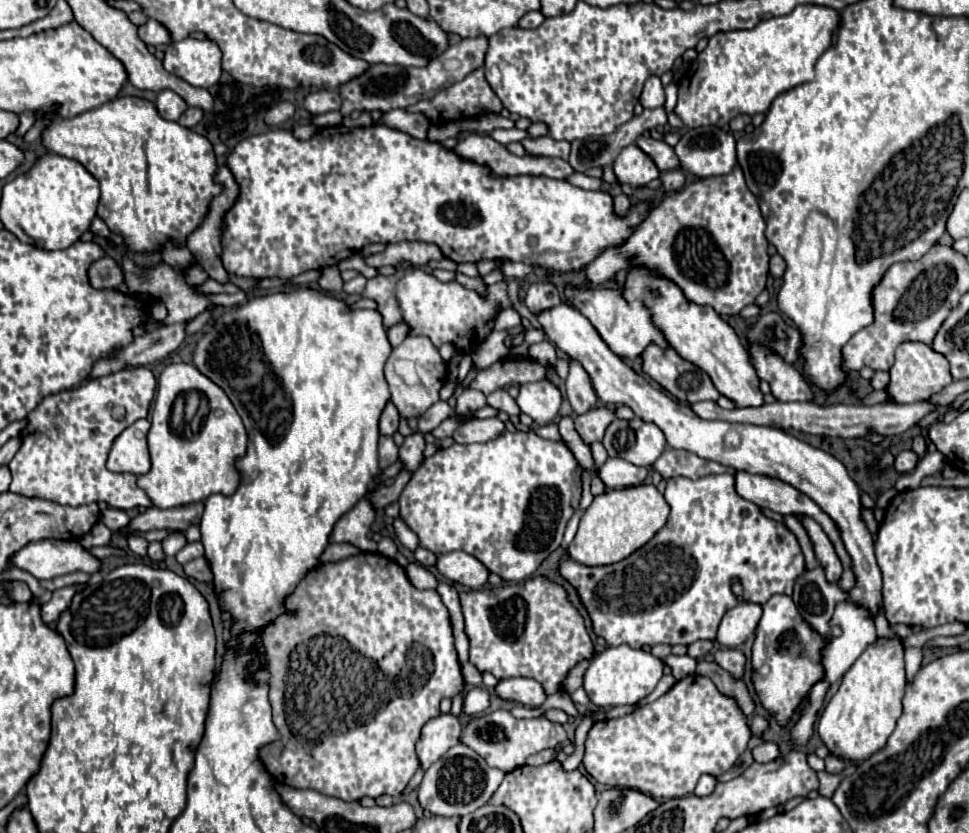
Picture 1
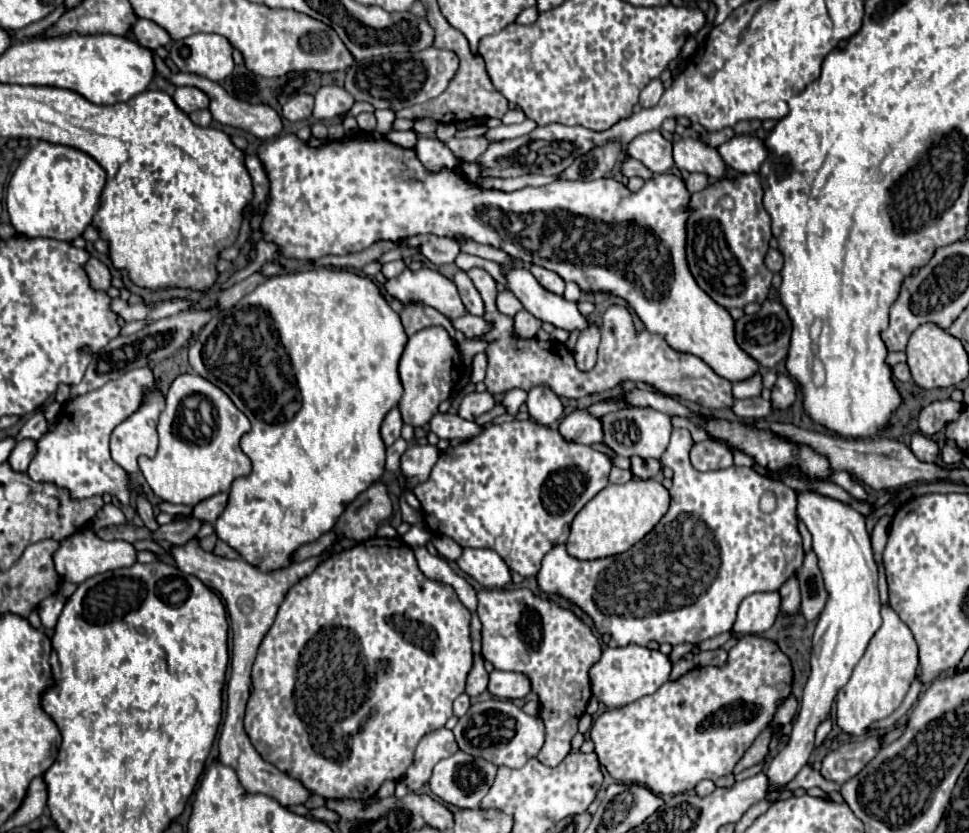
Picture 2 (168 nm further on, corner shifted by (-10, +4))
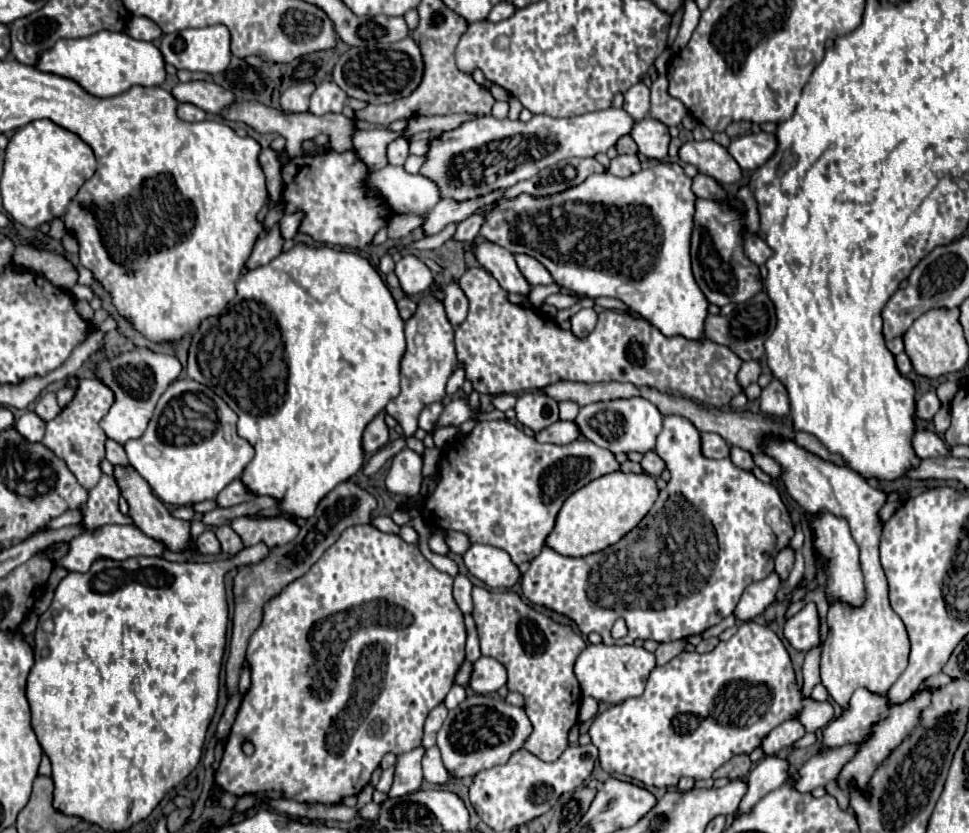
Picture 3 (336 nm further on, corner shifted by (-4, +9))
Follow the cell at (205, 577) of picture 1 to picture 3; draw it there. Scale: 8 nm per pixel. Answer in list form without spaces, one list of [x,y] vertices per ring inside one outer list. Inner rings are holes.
[[[219,526],[219,528],[215,528],[215,536],[221,542],[223,554],[231,554],[233,556],[233,554],[237,554],[243,548],[241,538],[231,530],[231,526]]]

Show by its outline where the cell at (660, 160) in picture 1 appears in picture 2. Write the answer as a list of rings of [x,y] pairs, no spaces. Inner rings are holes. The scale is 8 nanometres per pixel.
[[[687,137],[673,143],[673,159],[681,171],[699,171],[713,179],[723,179],[727,173],[727,165],[723,163],[719,151],[715,147],[709,147],[701,139]]]

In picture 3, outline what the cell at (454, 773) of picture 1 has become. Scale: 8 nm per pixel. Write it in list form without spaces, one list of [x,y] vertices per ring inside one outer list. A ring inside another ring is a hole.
[[[437,746],[429,748],[423,756],[423,776],[431,784],[447,784],[447,782],[455,780],[455,776],[443,766]]]

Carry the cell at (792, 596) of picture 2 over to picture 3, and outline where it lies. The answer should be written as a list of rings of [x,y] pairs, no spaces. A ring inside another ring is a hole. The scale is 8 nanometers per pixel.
[[[785,548],[785,550],[781,550],[781,552],[777,554],[777,558],[775,558],[775,572],[779,574],[781,582],[787,580],[791,568],[793,568],[793,550],[791,550],[791,548]]]

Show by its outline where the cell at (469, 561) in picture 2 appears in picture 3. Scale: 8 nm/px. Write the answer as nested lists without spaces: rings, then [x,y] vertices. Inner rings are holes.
[[[471,544],[463,554],[463,562],[467,570],[489,588],[511,588],[521,576],[507,552],[485,544]]]

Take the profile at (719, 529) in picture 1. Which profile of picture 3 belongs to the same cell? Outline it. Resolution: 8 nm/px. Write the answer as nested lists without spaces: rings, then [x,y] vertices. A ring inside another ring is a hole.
[[[665,416],[663,418],[663,430],[657,438],[657,446],[655,446],[655,452],[661,456],[661,460],[665,462],[667,470],[671,472],[671,480],[667,482],[667,486],[659,492],[659,498],[655,502],[655,506],[649,510],[649,514],[641,520],[639,526],[635,526],[625,538],[621,538],[617,544],[601,550],[601,552],[595,552],[595,554],[589,554],[589,556],[583,556],[583,558],[571,558],[571,556],[563,556],[563,554],[557,554],[555,550],[551,548],[543,548],[541,554],[531,560],[529,564],[529,570],[525,572],[525,590],[523,594],[533,602],[533,604],[541,604],[541,606],[547,606],[559,614],[565,614],[569,616],[571,620],[577,622],[579,630],[583,634],[589,634],[589,632],[599,632],[603,636],[603,642],[605,644],[633,644],[635,638],[641,638],[641,640],[655,640],[655,642],[673,642],[673,640],[681,640],[681,638],[689,638],[689,636],[695,636],[695,634],[703,634],[707,628],[719,624],[723,618],[727,618],[729,614],[733,614],[743,590],[753,584],[753,582],[759,582],[759,580],[765,580],[771,572],[773,572],[773,558],[775,554],[779,552],[777,550],[777,534],[771,530],[771,526],[767,524],[767,512],[771,508],[777,508],[781,512],[781,518],[787,522],[787,524],[793,524],[791,522],[791,516],[777,492],[777,488],[773,484],[765,484],[761,480],[757,480],[753,476],[753,472],[747,472],[747,470],[741,470],[737,468],[729,458],[727,460],[707,460],[701,456],[701,438],[699,438],[699,432],[697,428],[683,416]],[[617,618],[623,618],[627,622],[627,628],[629,628],[629,634],[621,640],[613,640],[611,638],[611,626],[615,624]]]

